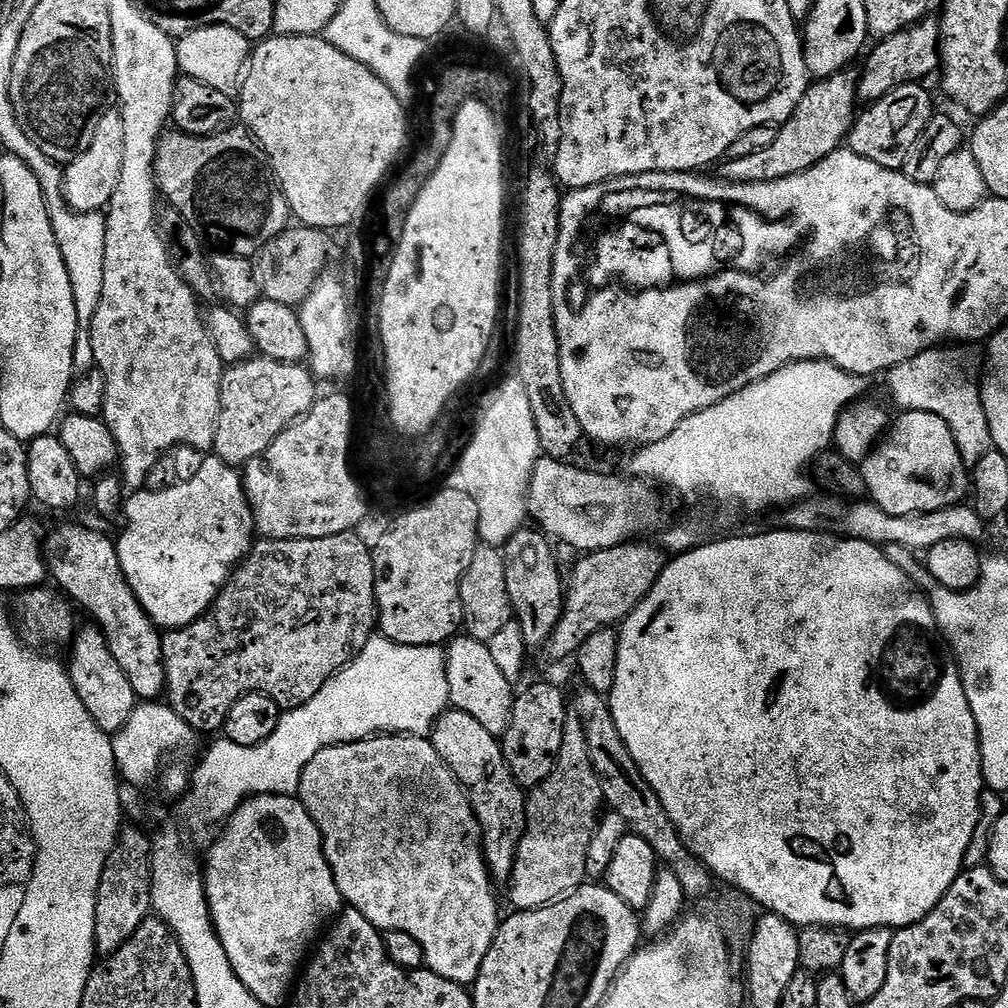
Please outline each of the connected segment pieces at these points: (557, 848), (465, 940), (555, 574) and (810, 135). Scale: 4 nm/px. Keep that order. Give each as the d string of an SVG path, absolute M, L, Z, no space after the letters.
M569 715L562 734L562 750L550 775L526 796L528 824L516 851L512 879L506 885L512 908L529 912L562 900L585 883L586 850L594 838L596 821L602 812L604 795L592 769L582 722Z
M381 734L369 736L366 740L355 740L349 744L335 744L310 758L310 762L302 770L298 799L304 809L314 818L324 843L324 853L328 859L330 870L334 874L334 882L340 891L340 899L345 905L370 918L370 922L379 928L381 933L402 930L402 934L410 934L424 948L424 967L429 972L442 978L450 978L454 982L471 986L478 978L478 970L482 970L482 962L494 942L496 932L500 928L502 911L496 905L494 881L488 874L488 863L484 861L484 839L478 826L478 818L468 800L463 784L457 782L452 771L438 758L438 750L434 750L431 739L423 736L401 736L399 734Z
M525 526L503 545L506 562L506 591L510 594L512 615L520 624L524 643L529 649L543 649L564 615L565 585L552 553L553 541L532 526Z
M852 70L809 83L802 102L798 102L798 110L794 110L794 114L785 124L779 125L774 142L770 142L766 150L758 150L758 154L746 154L746 158L737 160L725 159L719 165L719 179L728 180L732 184L778 182L782 178L802 174L830 154L840 151L858 115L857 83L857 73L852 73Z

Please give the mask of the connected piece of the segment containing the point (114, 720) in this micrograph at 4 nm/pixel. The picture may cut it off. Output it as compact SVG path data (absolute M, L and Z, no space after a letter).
M81 627L70 641L71 648L72 657L66 660L66 667L74 690L78 690L78 698L82 698L82 706L86 706L90 718L94 718L102 731L115 734L126 726L138 705L138 697L134 694L134 686L130 686L130 678L122 674L122 666L118 666L114 654L110 654L110 646L99 628Z

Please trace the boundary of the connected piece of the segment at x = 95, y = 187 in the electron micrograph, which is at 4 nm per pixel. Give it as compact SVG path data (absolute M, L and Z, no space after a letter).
M110 110L98 122L94 142L90 150L64 168L64 201L75 212L99 212L107 209L114 190L118 190L118 178L122 178L122 154L126 150L126 130L119 111Z

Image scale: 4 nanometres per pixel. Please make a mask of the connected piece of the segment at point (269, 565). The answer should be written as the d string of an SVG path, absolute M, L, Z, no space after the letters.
M351 531L317 540L257 539L247 556L232 569L232 575L224 583L223 590L216 595L216 600L210 607L193 624L163 633L162 658L166 670L166 703L173 708L175 714L182 718L182 721L192 727L195 733L219 733L223 729L224 719L230 714L230 706L234 706L234 702L238 702L238 698L251 692L261 692L264 696L274 698L274 702L281 710L302 706L306 702L310 702L310 698L314 698L314 694L318 694L318 690L322 690L322 686L326 686L326 682L330 682L330 678L334 678L340 673L355 656L362 654L366 642L370 642L370 638L377 631L378 617L372 548L366 541L359 540L356 535L355 531Z

